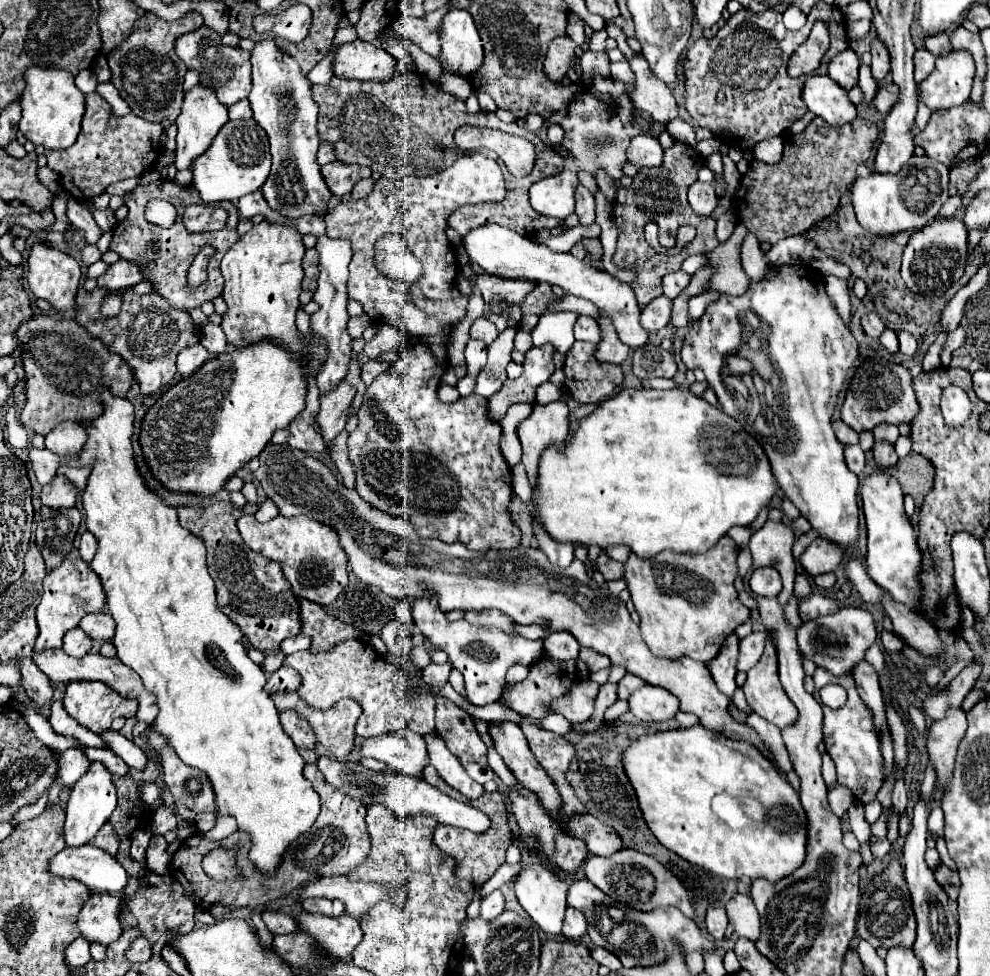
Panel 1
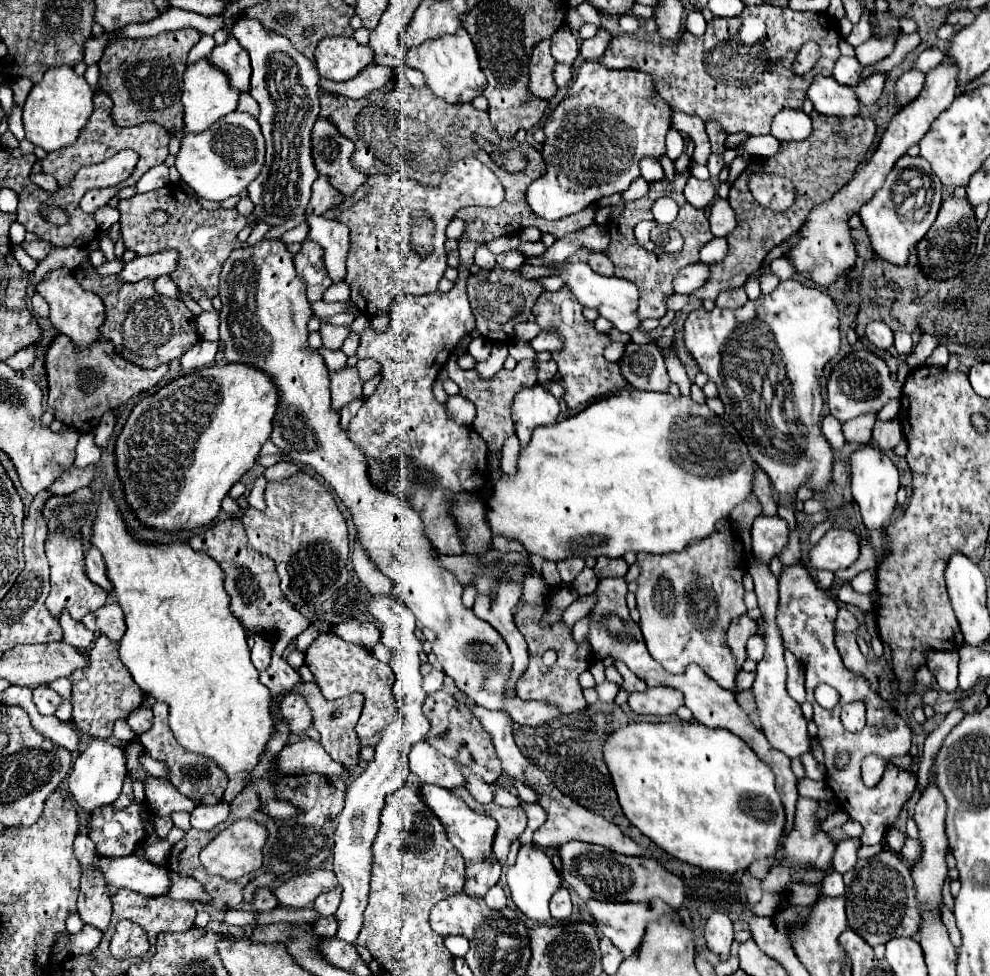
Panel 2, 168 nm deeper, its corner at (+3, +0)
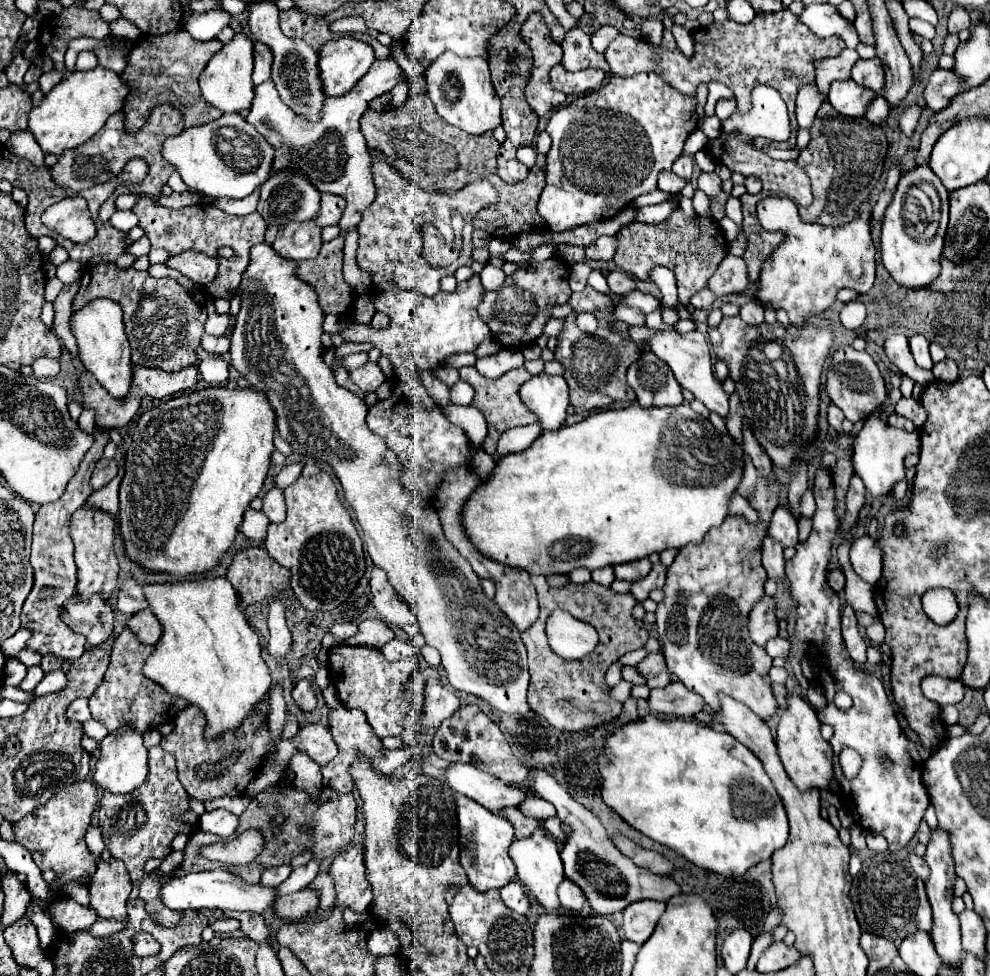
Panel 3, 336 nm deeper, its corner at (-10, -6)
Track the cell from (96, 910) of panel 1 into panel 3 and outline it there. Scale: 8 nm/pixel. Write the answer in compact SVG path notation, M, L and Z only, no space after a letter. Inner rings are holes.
M100 860L98 870L92 876L90 884L90 908L98 914L98 918L104 920L126 920L126 900L132 892L132 880L128 876L128 870L120 860Z

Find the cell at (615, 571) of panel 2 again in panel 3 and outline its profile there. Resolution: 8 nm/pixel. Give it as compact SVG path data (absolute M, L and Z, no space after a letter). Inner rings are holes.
M648 558L644 560L634 560L634 562L628 562L628 564L618 564L614 566L614 574L618 580L628 580L628 582L636 582L636 580L642 580L644 576L648 576L652 564Z

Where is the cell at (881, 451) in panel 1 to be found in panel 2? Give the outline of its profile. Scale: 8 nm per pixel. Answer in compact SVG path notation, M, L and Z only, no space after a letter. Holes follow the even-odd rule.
M877 420L873 426L873 442L881 448L881 450L893 450L897 446L897 442L903 438L901 426L897 420Z

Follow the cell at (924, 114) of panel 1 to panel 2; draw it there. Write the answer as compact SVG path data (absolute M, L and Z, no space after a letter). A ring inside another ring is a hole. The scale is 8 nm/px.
M929 48L929 50L921 52L915 68L919 68L921 72L929 72L929 70L935 68L941 60L943 60L943 52L941 52L939 48Z

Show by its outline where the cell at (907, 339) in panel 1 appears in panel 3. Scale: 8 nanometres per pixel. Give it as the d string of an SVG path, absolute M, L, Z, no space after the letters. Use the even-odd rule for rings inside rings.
M912 336L910 338L910 350L912 350L912 356L920 368L930 370L934 366L930 352L928 352L928 340L924 336Z

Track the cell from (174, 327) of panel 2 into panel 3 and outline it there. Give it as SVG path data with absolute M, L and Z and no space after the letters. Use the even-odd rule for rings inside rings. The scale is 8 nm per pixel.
M112 262L92 264L80 278L80 290L72 308L76 310L96 298L110 298L122 306L134 364L160 368L164 372L178 372L180 368L194 366L198 362L196 348L204 334L206 310L202 304L194 302L176 280L152 278L148 272L134 268L120 270Z

